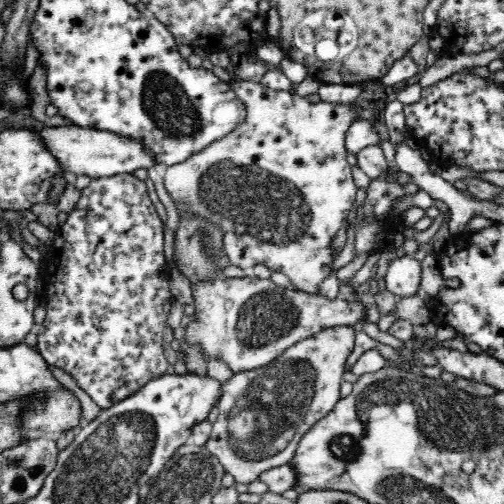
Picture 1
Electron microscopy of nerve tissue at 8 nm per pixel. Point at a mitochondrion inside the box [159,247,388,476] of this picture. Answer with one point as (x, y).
(267, 415)

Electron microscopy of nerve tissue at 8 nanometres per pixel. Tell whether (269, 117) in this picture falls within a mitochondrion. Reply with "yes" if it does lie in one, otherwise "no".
no

